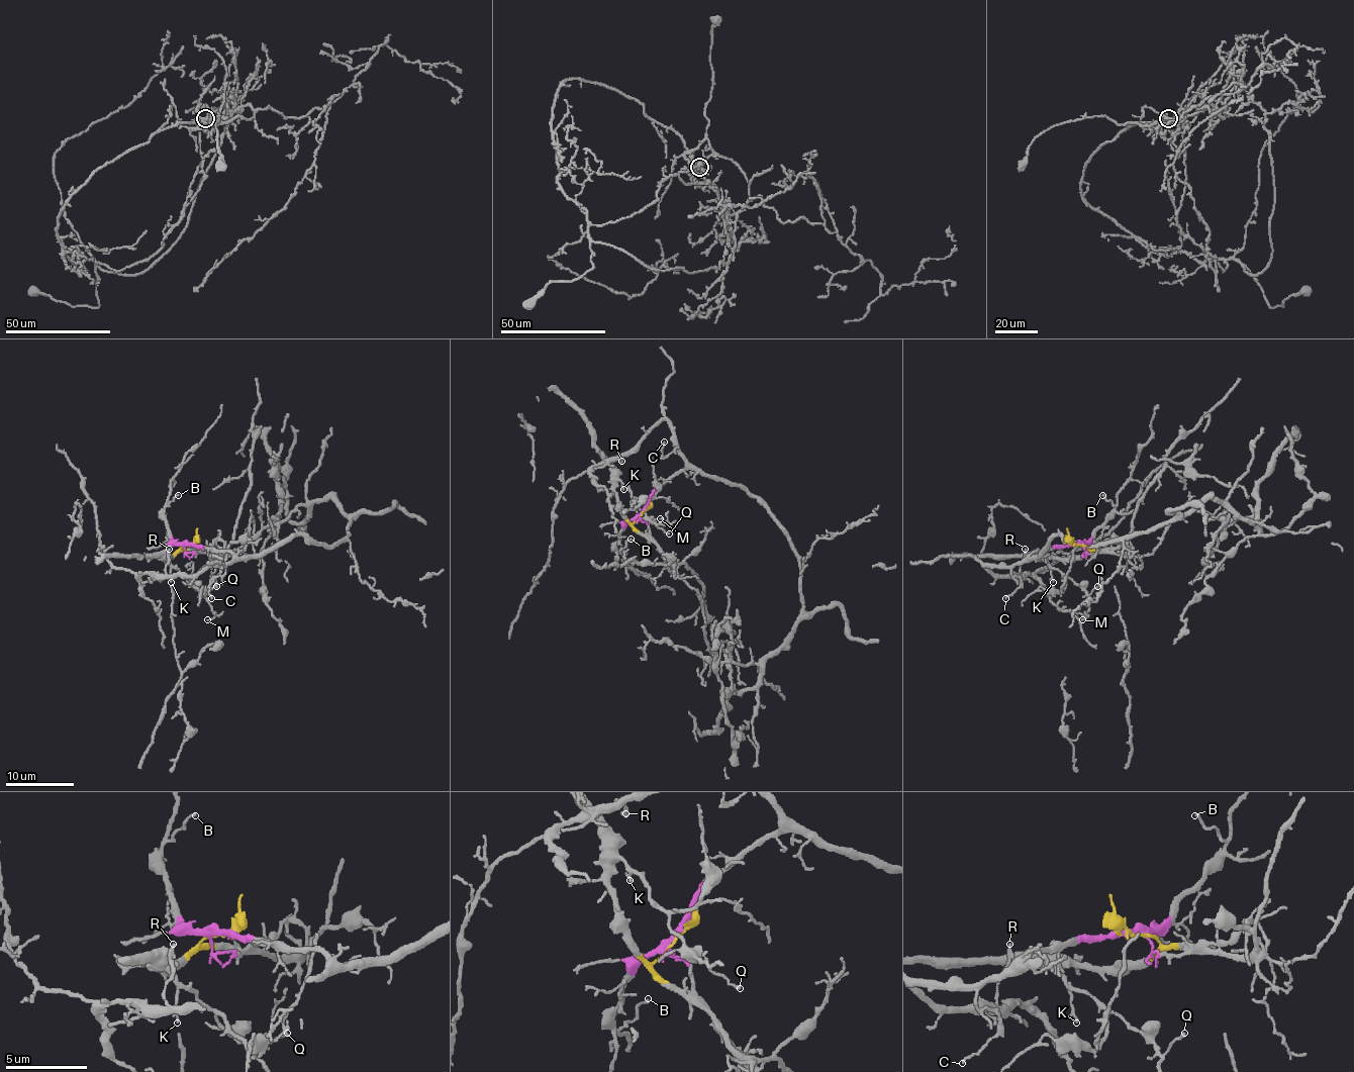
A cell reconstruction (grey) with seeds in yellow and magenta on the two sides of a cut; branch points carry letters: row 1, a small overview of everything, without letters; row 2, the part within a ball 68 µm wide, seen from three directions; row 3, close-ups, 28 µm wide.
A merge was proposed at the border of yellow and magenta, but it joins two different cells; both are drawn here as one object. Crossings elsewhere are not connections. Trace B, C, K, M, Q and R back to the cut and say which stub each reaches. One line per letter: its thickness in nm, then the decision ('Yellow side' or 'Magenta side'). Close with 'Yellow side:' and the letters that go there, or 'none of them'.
B: Thickness 140 nm. Magenta side
C: Thickness 130 nm. Magenta side
K: Thickness 150 nm. Yellow side
M: Thickness 130 nm. Yellow side
Q: Thickness 150 nm. Yellow side
R: Thickness 190 nm. Magenta side
Yellow side: K, M, Q

